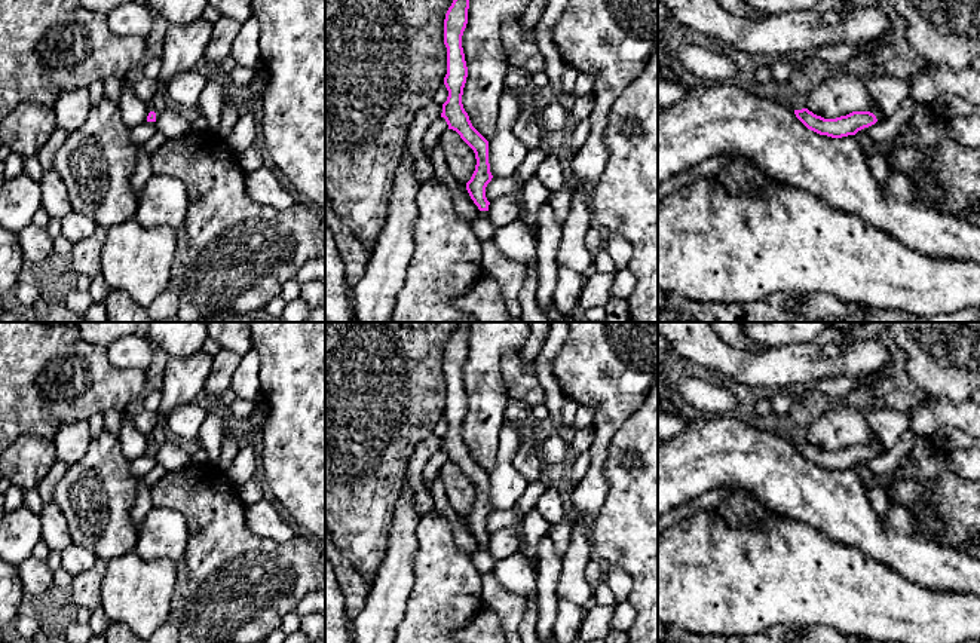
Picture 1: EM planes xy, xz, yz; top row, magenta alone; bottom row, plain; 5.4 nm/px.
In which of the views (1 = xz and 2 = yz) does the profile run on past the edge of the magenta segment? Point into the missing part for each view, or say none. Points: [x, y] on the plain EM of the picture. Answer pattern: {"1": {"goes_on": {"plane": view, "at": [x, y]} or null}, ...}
{"1": {"goes_on": null}, "2": {"goes_on": null}}

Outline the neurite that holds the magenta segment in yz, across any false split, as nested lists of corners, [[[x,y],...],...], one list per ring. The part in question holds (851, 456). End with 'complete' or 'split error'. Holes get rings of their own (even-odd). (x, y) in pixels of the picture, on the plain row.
[[[808,441],[794,443],[796,450],[811,463],[832,471],[855,468],[858,463],[878,454],[870,444],[852,444],[836,451],[824,451]]]; complete

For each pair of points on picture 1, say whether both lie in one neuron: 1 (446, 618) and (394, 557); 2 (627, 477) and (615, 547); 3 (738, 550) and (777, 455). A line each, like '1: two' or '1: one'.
1: two
2: one
3: two

